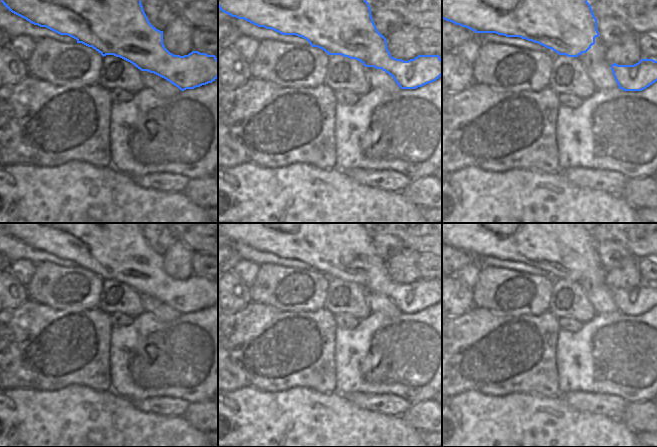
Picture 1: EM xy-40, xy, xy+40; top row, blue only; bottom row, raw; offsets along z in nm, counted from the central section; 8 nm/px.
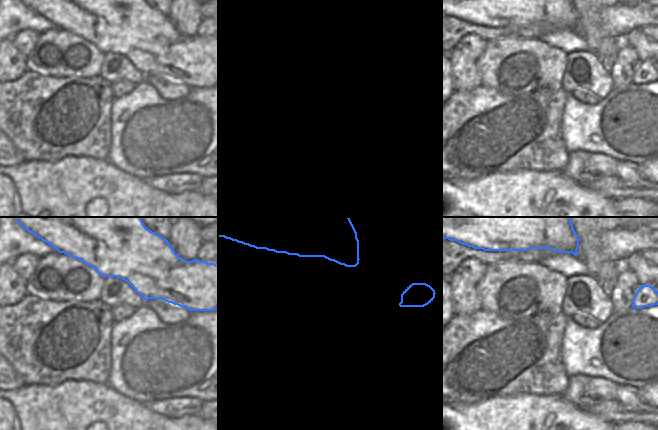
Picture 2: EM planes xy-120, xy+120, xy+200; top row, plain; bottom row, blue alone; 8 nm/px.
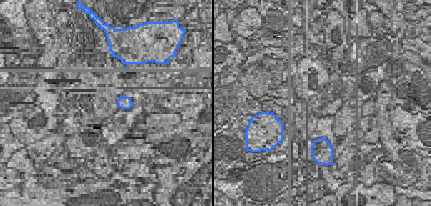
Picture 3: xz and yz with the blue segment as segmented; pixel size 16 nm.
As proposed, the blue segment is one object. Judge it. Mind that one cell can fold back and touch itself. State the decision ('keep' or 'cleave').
keep

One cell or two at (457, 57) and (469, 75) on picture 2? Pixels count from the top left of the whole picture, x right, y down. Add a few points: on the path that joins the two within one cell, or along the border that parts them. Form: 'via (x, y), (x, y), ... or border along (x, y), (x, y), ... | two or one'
via (460, 61), (465, 71) | one

